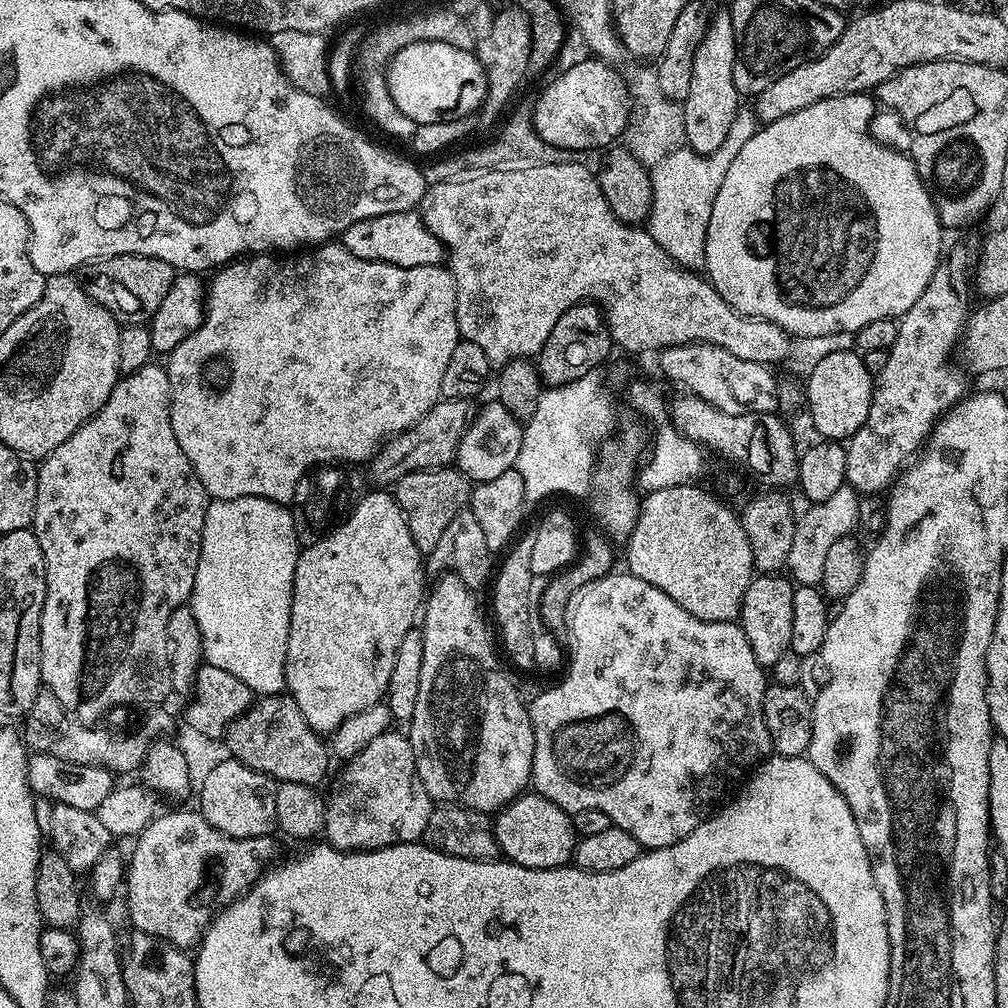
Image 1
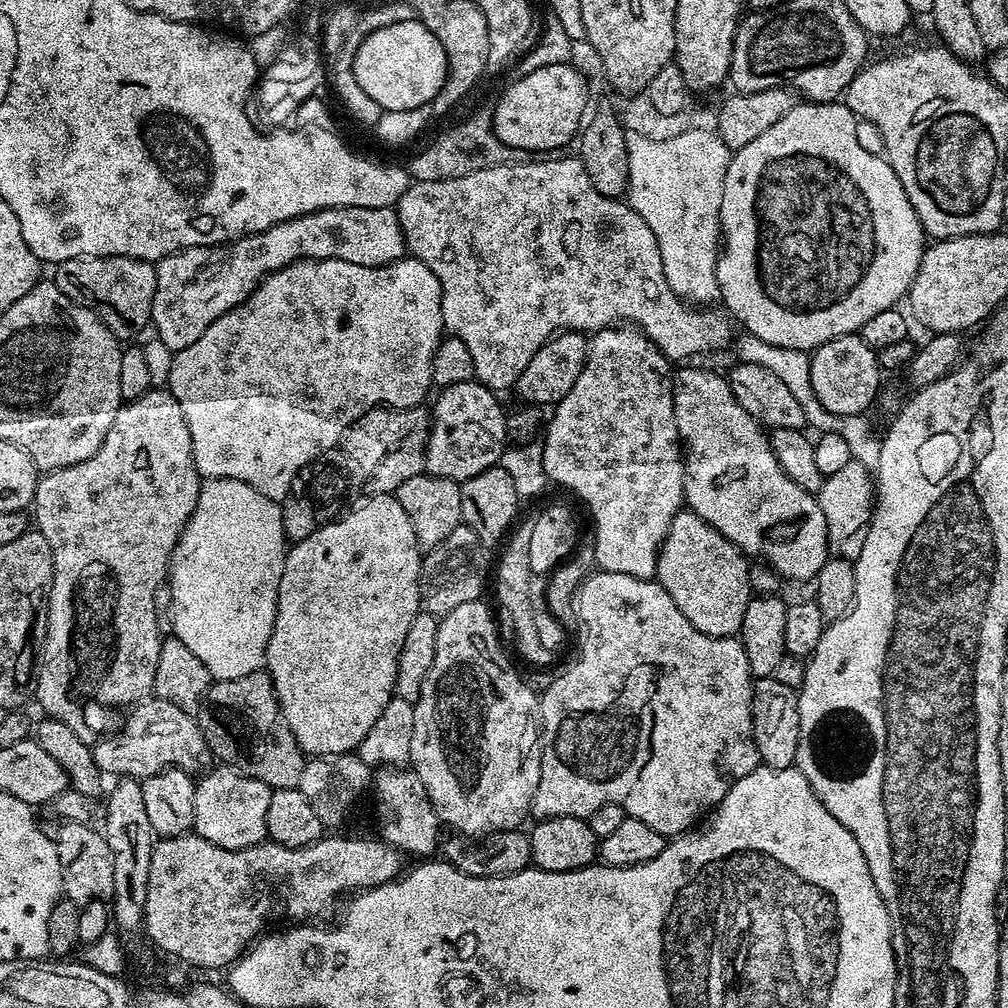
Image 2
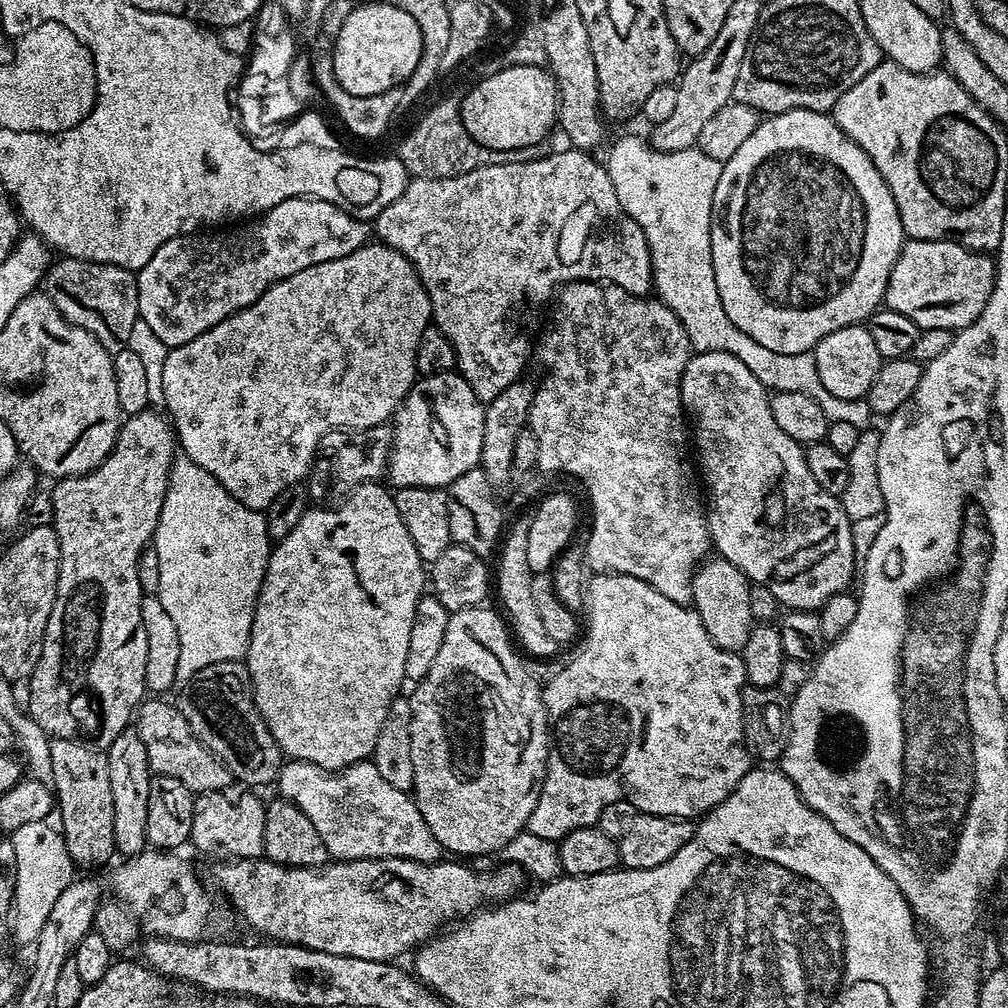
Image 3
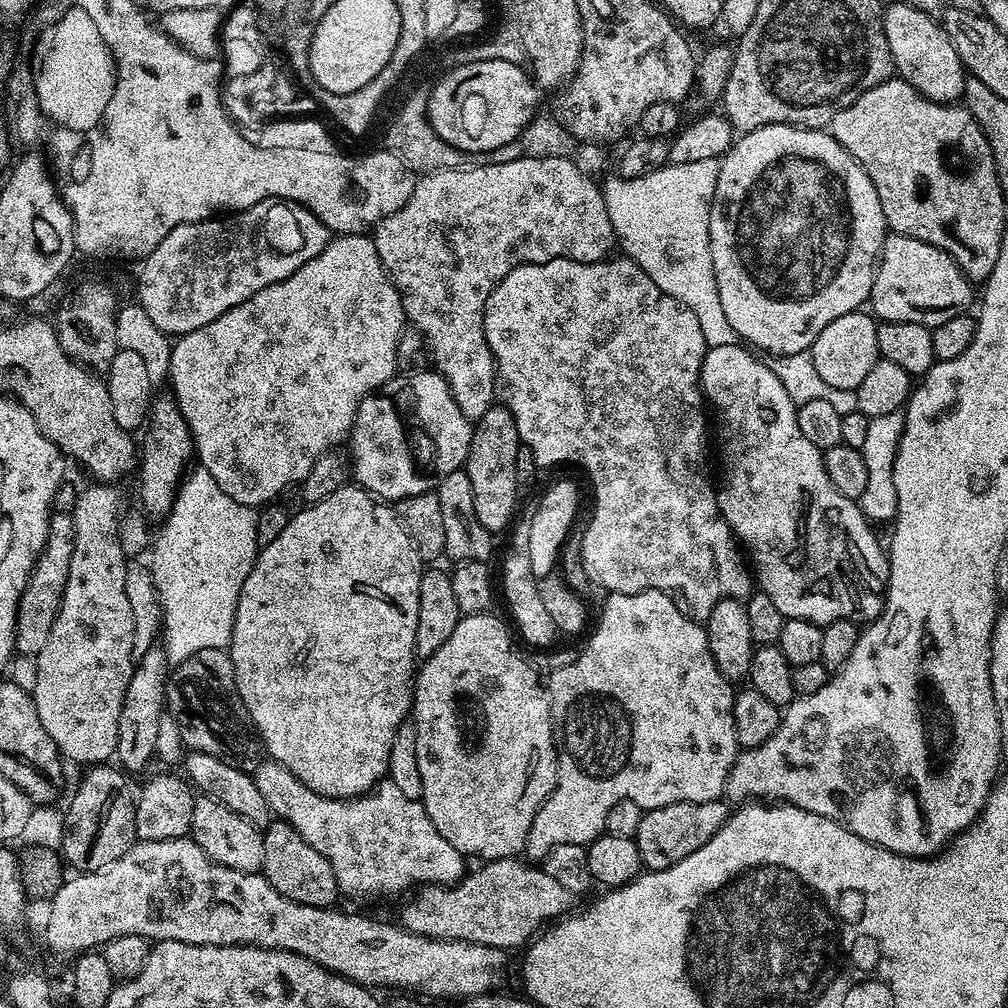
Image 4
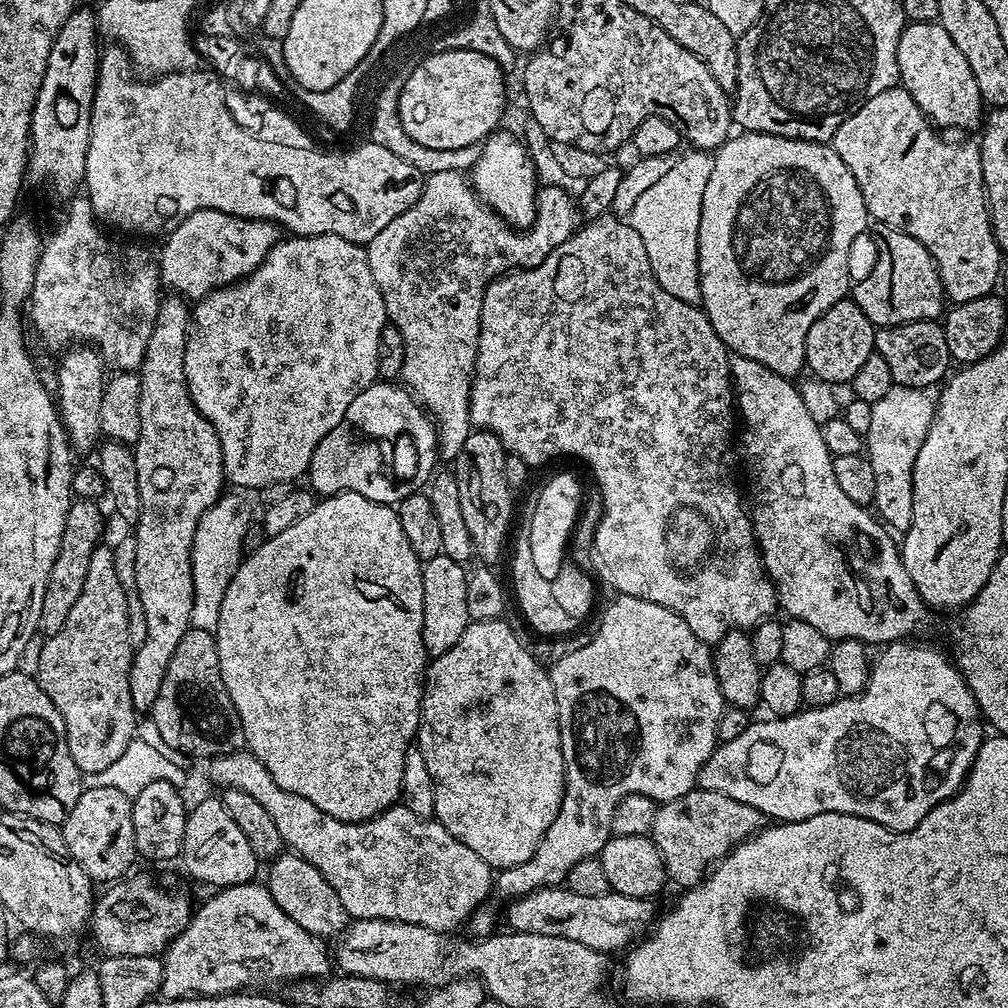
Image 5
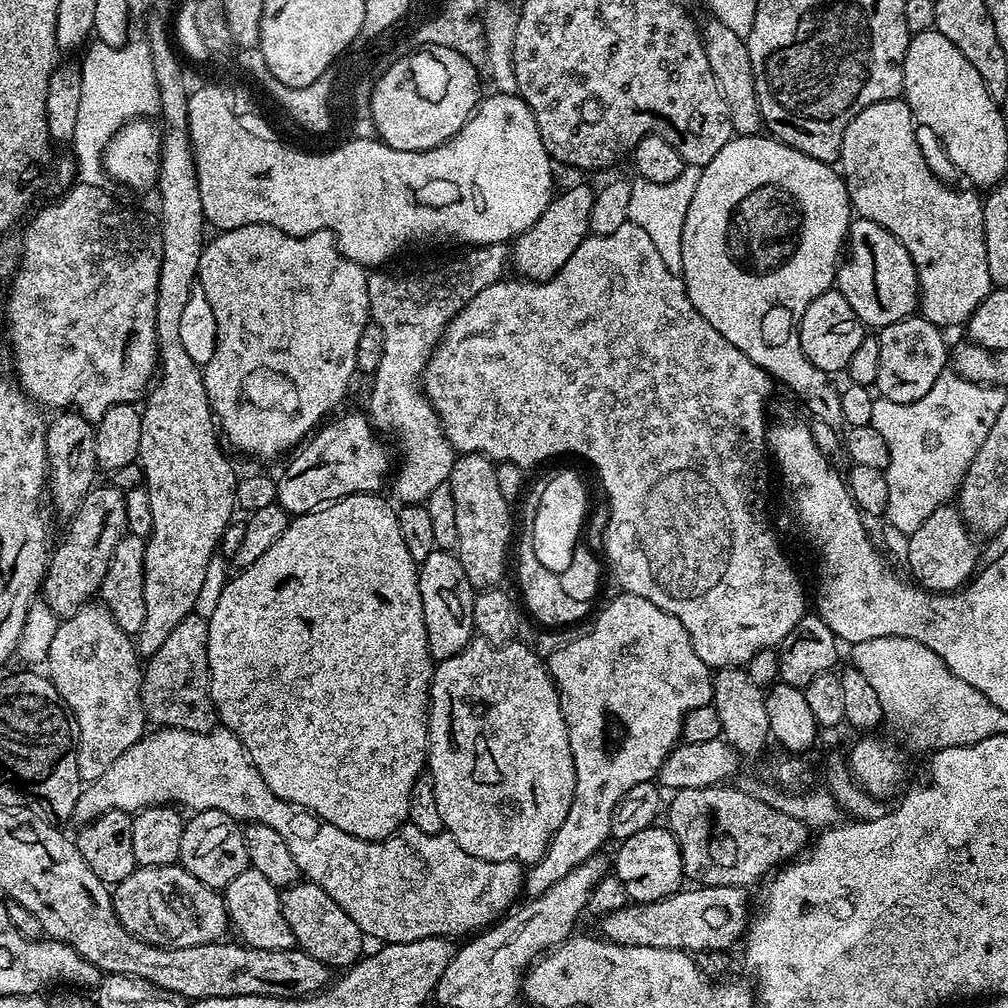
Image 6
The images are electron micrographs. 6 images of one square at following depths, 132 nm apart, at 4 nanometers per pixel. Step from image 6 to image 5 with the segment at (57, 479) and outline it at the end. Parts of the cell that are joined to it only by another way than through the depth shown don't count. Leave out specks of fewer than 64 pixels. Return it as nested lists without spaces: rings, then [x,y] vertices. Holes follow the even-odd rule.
[[[72,346],[64,354],[56,368],[58,390],[54,399],[60,413],[60,422],[68,435],[68,443],[73,453],[80,454],[80,452],[90,451],[92,447],[93,451],[102,436],[100,415],[102,394],[106,383],[106,365],[100,353],[91,346]]]

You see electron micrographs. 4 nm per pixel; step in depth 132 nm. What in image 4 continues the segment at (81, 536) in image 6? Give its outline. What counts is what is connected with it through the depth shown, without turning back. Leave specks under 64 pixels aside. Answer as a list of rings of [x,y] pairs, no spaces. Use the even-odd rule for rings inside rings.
[[[55,512],[48,518],[46,546],[26,582],[26,590],[18,602],[16,611],[15,651],[28,658],[35,658],[50,638],[50,626],[60,609],[62,594],[66,590],[66,578],[70,574],[70,558],[74,558],[74,522],[66,512]]]

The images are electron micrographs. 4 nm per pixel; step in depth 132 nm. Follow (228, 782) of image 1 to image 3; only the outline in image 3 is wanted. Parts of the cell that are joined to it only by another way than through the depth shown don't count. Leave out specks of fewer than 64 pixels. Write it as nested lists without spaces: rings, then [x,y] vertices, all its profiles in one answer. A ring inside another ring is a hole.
[[[236,790],[202,792],[193,799],[191,847],[200,852],[221,852],[221,857],[237,860],[259,860],[264,856],[265,801],[251,796],[251,791]]]

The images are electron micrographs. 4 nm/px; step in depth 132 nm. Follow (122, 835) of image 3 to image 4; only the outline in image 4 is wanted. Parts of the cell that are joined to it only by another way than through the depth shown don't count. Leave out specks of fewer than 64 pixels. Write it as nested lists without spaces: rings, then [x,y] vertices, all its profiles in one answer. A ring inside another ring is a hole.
[[[153,646],[145,656],[135,661],[132,677],[126,686],[126,698],[122,698],[115,754],[119,767],[129,773],[142,771],[147,766],[148,759],[156,752],[156,743],[160,740],[160,719],[165,719],[166,716],[169,675],[170,665],[163,647]]]

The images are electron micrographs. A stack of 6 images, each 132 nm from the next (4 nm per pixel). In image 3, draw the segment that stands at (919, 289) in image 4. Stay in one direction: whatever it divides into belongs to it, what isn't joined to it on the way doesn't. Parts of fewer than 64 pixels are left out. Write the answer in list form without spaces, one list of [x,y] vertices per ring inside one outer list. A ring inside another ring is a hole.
[[[905,239],[884,291],[887,311],[906,314],[921,330],[970,326],[986,310],[996,285],[996,262],[987,252],[971,252],[953,240]]]

